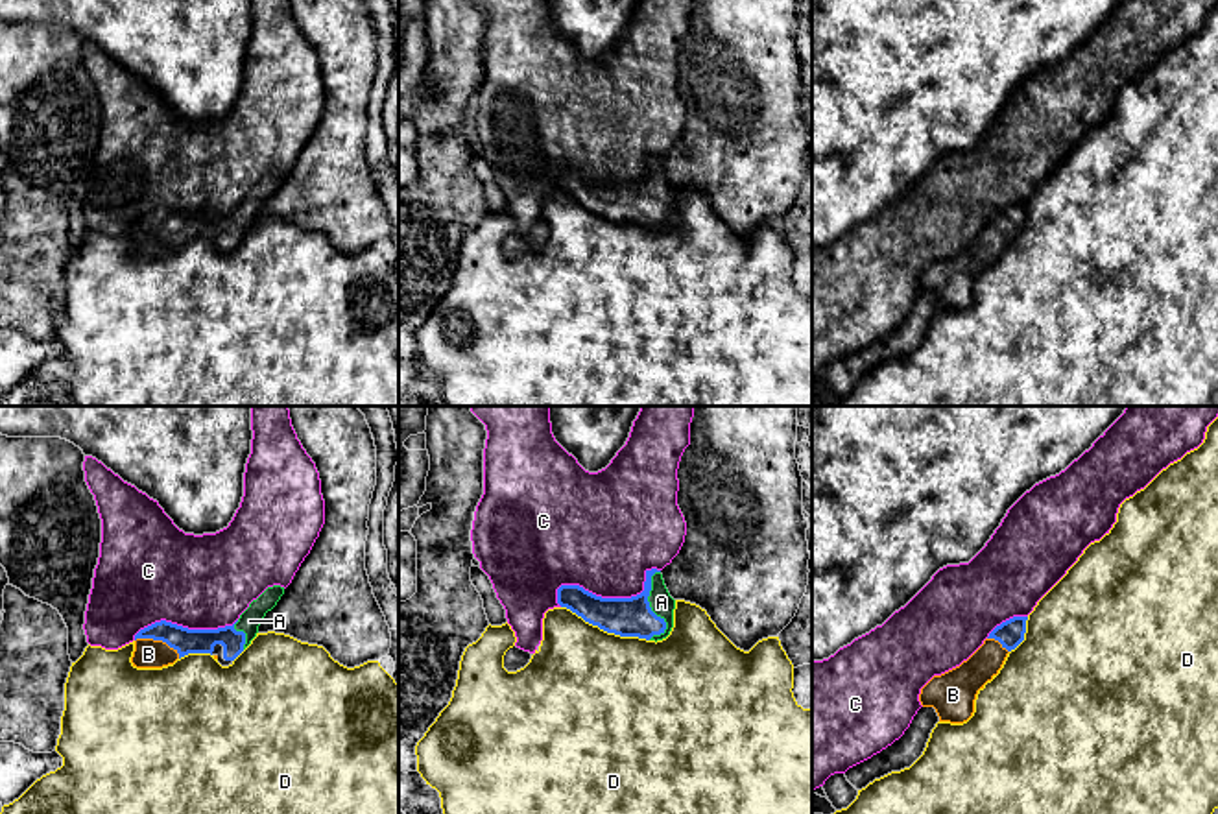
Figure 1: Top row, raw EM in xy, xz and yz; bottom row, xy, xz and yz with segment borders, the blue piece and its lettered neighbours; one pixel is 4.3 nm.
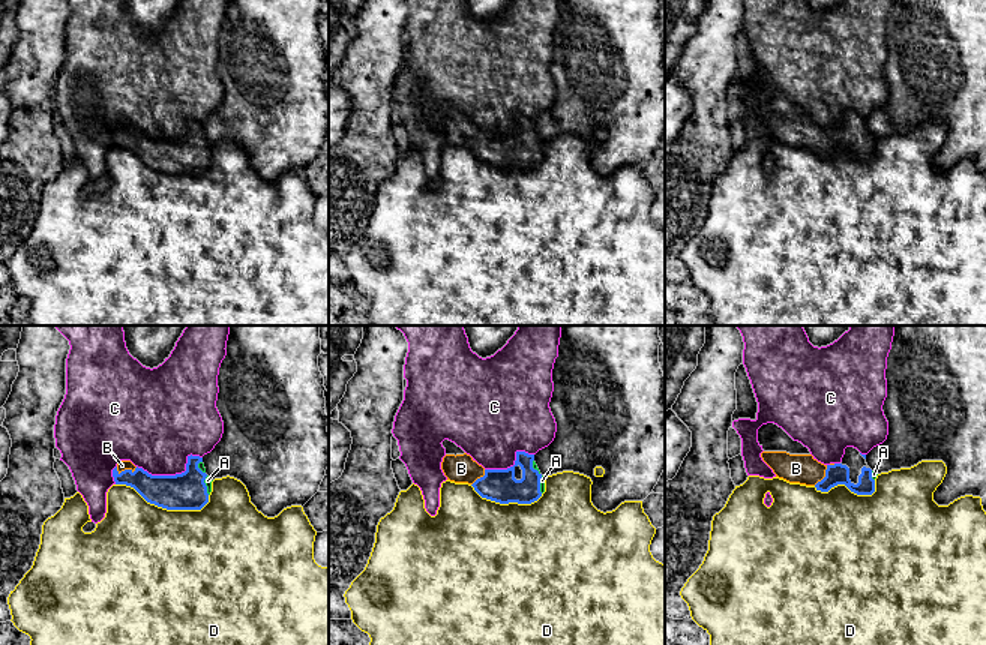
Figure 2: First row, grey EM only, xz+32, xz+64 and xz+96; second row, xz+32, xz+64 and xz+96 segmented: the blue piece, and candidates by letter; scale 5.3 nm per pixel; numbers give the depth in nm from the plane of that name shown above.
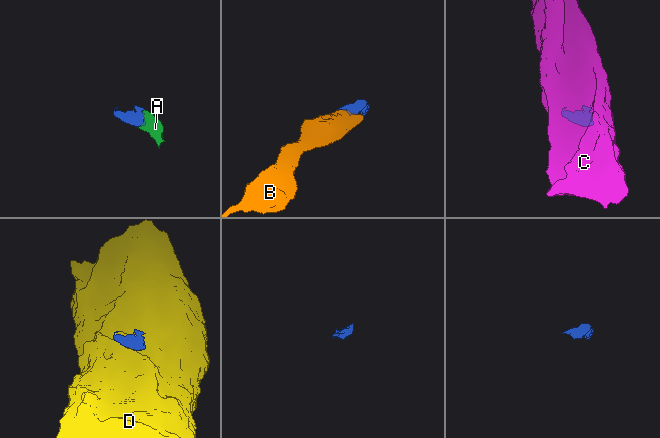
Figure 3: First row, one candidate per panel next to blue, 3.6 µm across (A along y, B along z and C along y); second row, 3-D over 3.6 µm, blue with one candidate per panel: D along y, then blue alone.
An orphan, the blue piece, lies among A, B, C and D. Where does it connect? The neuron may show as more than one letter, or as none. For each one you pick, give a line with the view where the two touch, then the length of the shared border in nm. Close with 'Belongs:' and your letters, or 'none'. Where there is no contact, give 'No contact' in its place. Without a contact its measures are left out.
A: Touches blue in xz. Shared border 300 nm
B: Touches blue in xy. Shared border 220 nm
Belongs: A, B

